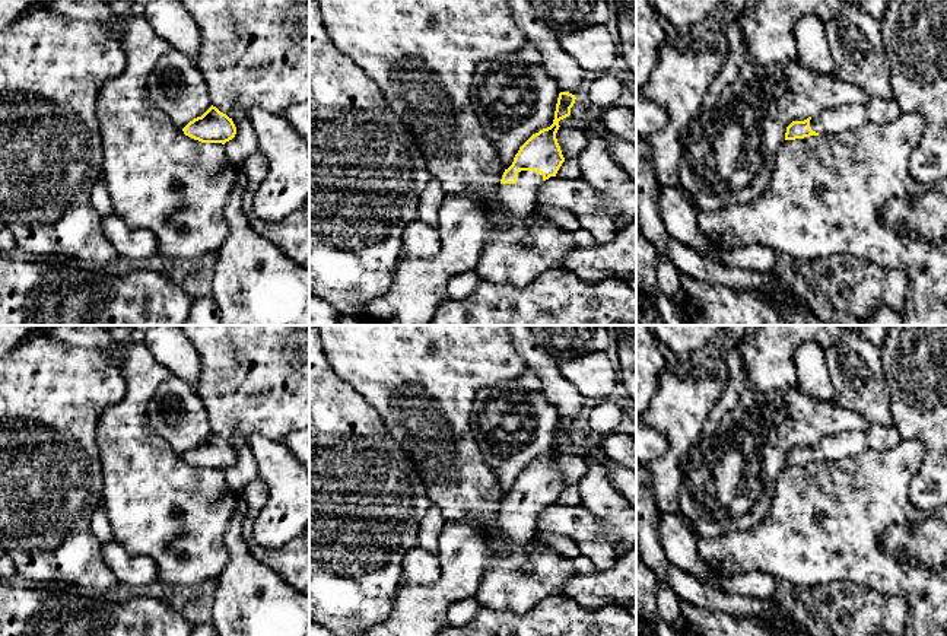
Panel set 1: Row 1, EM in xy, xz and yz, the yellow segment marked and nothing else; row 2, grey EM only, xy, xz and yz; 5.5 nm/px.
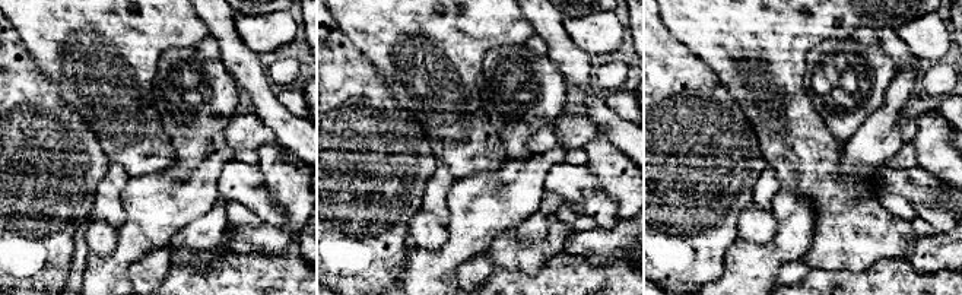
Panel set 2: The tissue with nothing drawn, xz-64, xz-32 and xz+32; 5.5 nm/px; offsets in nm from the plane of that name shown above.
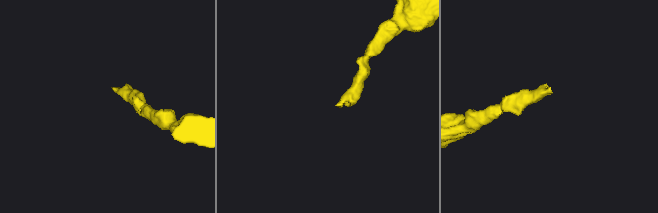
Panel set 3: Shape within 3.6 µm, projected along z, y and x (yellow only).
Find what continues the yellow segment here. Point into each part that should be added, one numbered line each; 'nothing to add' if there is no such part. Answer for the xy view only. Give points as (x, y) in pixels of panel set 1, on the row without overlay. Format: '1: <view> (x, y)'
nothing to add

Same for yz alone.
1: yz (847, 444)

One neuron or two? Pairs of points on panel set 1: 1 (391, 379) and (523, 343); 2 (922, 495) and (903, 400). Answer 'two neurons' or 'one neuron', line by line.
1: two neurons
2: one neuron

